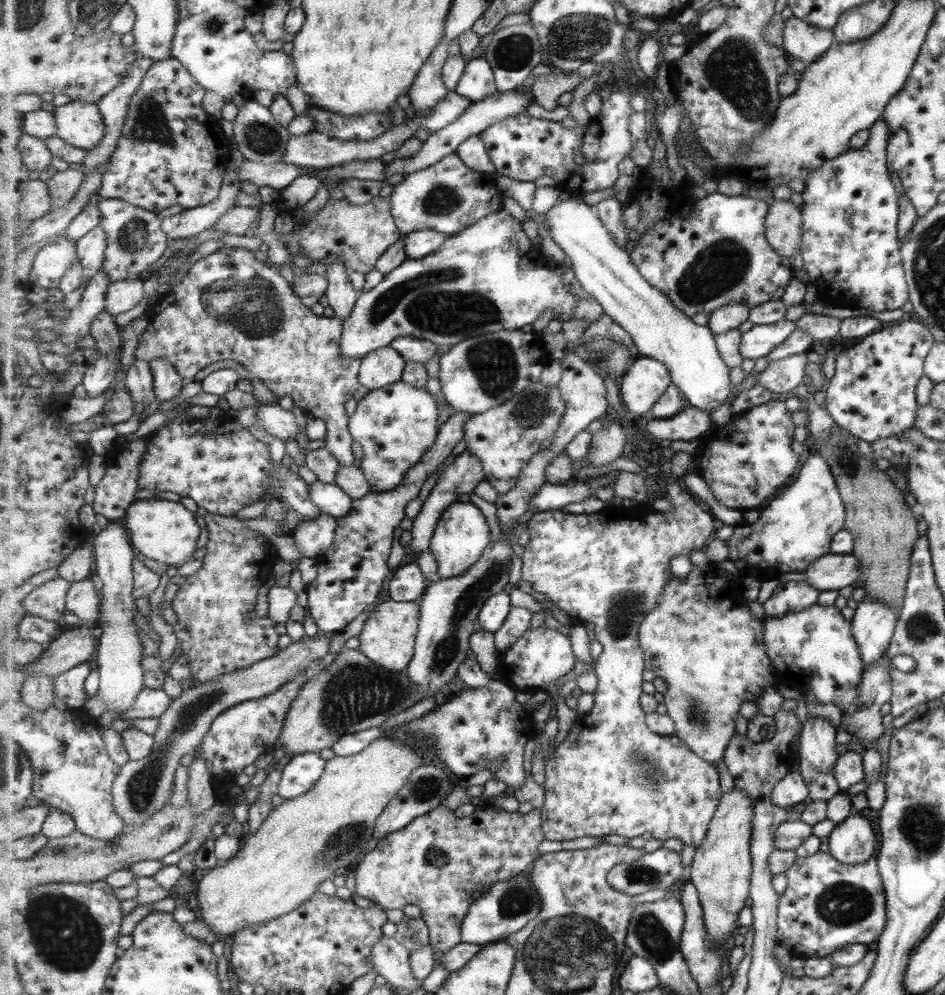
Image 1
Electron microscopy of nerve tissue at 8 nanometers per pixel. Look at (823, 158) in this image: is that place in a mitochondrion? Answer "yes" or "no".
no

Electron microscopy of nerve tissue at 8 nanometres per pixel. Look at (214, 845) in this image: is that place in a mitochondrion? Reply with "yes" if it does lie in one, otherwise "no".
no

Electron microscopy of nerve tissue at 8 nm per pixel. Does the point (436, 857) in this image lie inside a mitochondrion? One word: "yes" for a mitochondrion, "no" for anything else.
yes

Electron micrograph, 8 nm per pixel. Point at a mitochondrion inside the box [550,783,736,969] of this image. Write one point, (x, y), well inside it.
(652, 936)

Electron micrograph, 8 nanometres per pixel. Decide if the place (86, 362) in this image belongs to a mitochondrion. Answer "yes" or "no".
no

